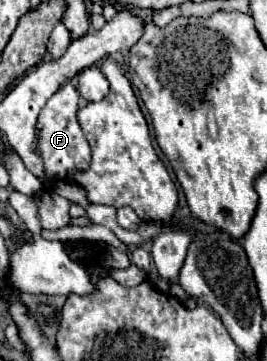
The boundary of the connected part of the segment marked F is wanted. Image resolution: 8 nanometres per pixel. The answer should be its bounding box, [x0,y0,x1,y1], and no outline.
[35,84,91,184]

